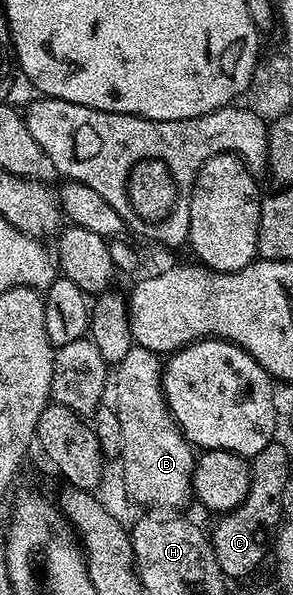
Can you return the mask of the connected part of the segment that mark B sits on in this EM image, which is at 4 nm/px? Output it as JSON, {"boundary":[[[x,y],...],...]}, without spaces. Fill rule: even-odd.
{"boundary":[[[134,345],[113,375],[113,406],[121,421],[123,487],[143,509],[183,509],[179,507],[193,499],[191,477],[197,455],[167,407],[159,359],[149,348]]]}

